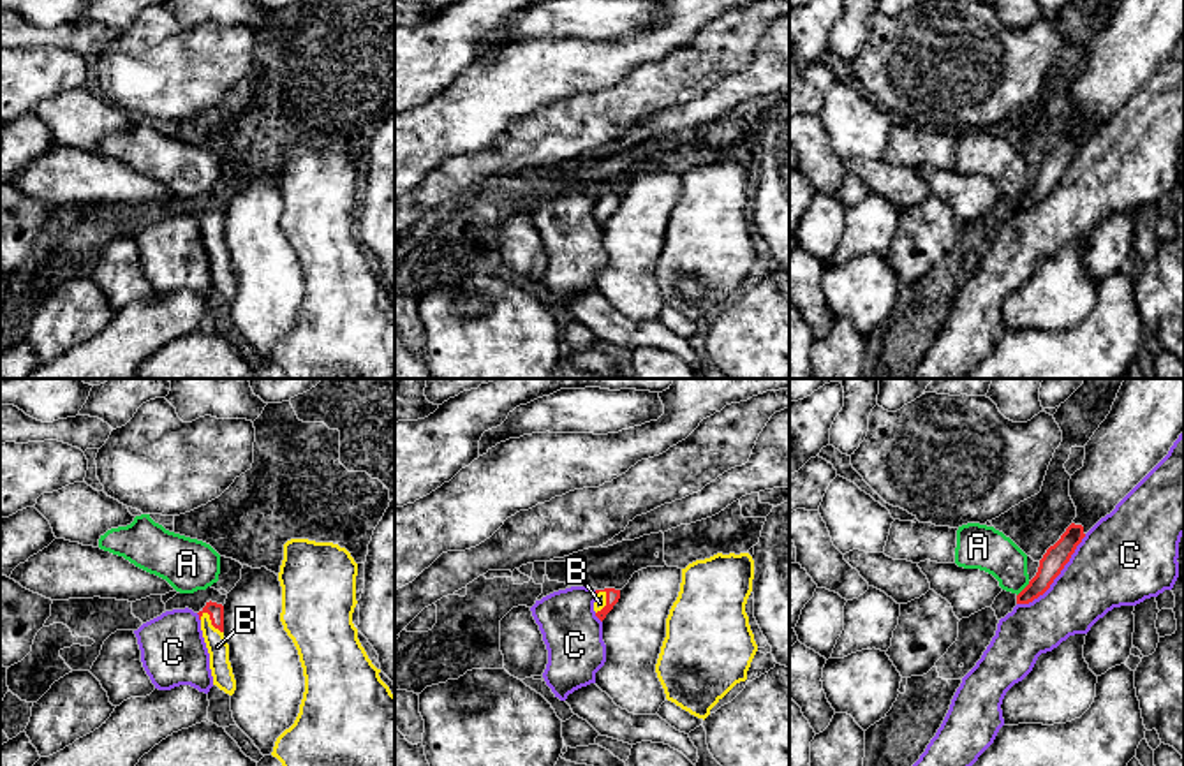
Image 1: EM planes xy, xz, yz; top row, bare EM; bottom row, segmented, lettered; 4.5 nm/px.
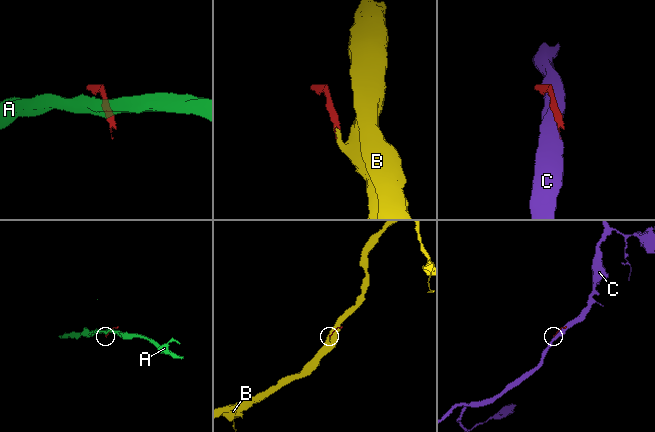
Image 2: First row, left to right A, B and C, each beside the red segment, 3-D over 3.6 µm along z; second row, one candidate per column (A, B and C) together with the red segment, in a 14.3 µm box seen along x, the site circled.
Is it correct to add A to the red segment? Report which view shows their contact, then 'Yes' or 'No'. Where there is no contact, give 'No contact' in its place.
Touches red in yz. No

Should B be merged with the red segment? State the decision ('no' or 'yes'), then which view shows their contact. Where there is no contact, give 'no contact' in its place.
yes; contact in xy

